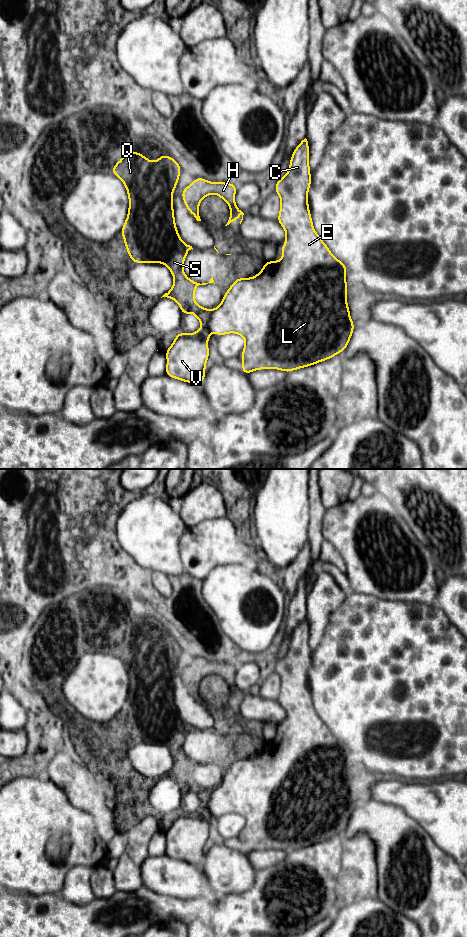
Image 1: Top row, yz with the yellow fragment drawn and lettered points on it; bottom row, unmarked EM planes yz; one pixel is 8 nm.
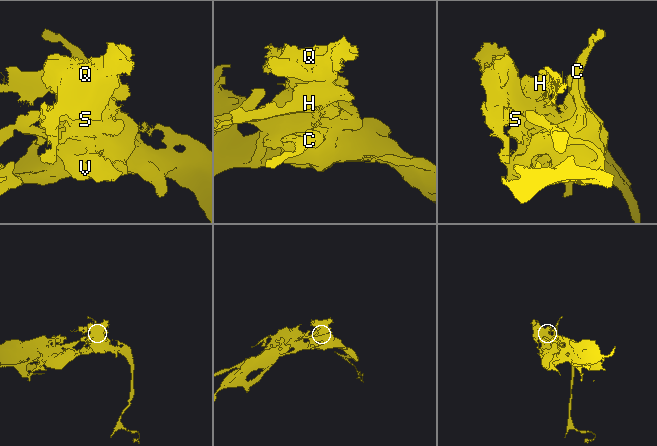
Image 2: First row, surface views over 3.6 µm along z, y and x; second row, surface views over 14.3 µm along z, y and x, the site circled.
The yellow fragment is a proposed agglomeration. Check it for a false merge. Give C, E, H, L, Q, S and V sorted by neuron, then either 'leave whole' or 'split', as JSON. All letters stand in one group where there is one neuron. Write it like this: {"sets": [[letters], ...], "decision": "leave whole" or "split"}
{"sets": [["C", "E", "H", "L", "V"], ["Q", "S"]], "decision": "split"}

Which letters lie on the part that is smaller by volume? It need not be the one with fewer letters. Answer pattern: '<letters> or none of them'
Q, S

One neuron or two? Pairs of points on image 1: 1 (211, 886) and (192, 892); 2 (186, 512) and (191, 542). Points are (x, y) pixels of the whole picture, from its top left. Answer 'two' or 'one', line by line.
1: one
2: two

